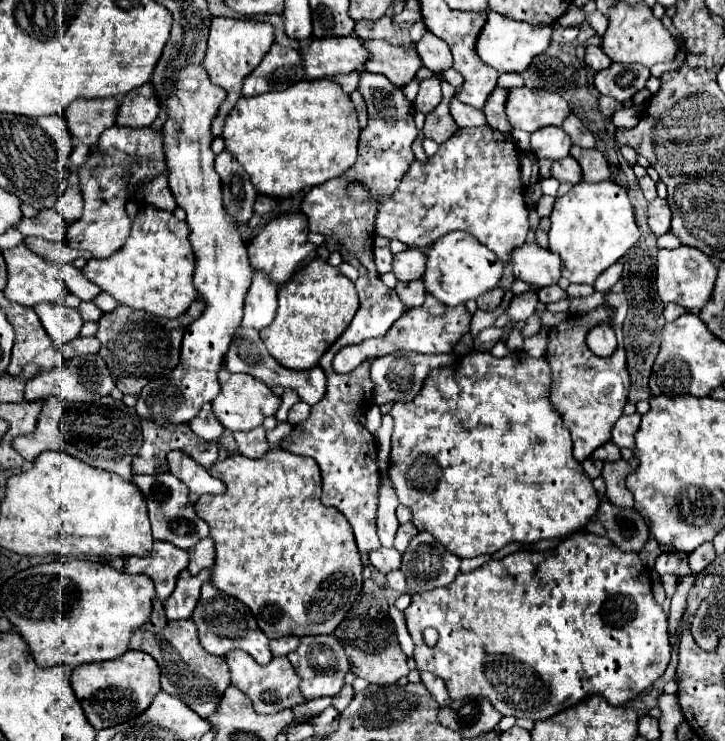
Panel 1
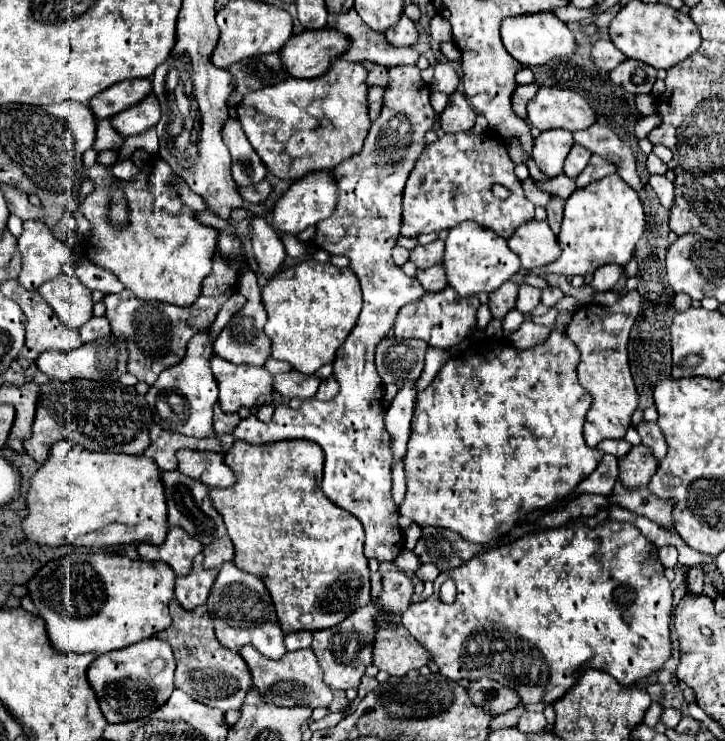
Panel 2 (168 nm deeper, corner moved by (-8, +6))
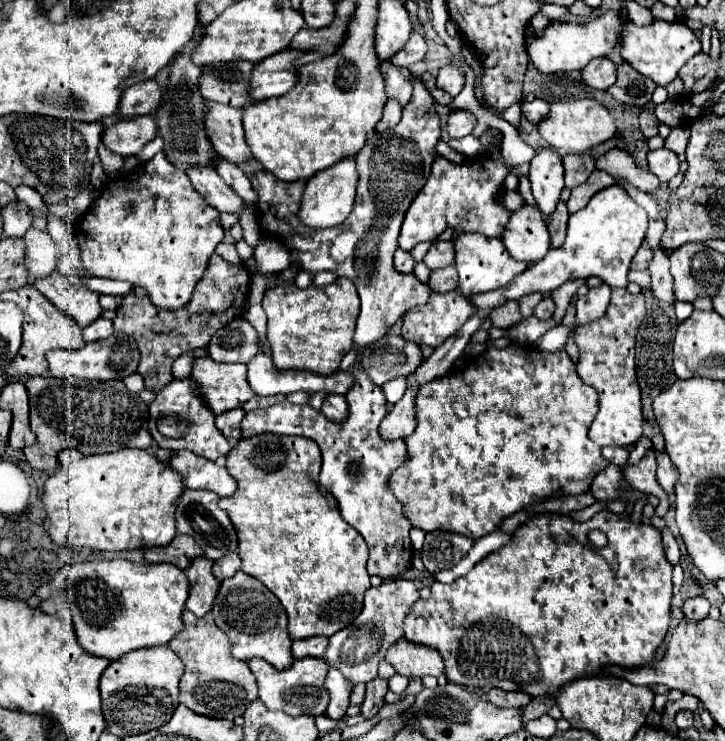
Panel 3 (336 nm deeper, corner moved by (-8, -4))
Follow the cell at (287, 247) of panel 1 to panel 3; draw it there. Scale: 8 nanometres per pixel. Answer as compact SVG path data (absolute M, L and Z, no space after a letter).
M346 158L344 162L338 162L336 166L314 174L314 178L306 180L306 190L302 194L302 202L298 208L298 220L302 220L310 228L330 228L342 224L352 210L356 196L356 182L358 172L354 166L354 158Z

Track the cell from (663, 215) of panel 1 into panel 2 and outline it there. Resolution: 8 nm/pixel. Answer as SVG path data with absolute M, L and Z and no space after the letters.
M654 174L654 176L652 176L652 188L654 188L654 192L658 194L662 206L670 210L672 200L674 200L674 184L672 184L666 176L662 176L662 174Z

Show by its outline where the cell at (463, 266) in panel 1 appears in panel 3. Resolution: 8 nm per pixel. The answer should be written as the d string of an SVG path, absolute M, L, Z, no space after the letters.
M462 232L454 238L454 250L456 250L456 270L458 270L458 292L464 296L472 294L482 294L490 290L498 290L508 286L518 274L522 274L528 264L518 262L510 258L508 250L502 246L500 238L486 238L484 234L474 234L474 232Z

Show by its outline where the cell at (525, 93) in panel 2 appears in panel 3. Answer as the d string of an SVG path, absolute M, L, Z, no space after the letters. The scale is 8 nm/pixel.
M532 100L532 102L524 102L522 104L522 116L530 122L540 122L544 116L548 114L548 102L546 100Z

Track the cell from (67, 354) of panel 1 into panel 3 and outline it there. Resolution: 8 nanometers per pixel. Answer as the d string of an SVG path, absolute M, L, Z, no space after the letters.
M98 318L94 324L90 324L88 328L82 330L84 332L84 340L86 342L96 342L96 340L104 340L112 334L112 322Z

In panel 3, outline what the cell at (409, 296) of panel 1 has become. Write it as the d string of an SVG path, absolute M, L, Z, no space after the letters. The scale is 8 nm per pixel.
M446 266L446 268L440 268L440 270L432 270L430 272L428 286L436 294L444 294L444 292L456 290L456 286L458 286L458 272L454 270L454 266Z

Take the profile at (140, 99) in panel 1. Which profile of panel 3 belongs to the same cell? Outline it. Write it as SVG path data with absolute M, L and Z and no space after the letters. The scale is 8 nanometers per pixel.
M138 116L138 118L110 118L104 122L102 142L114 154L132 156L140 152L150 140L156 138L156 124L152 116Z

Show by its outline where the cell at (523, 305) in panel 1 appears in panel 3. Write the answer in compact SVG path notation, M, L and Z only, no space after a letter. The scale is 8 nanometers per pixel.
M528 294L528 296L520 298L518 302L520 302L520 312L522 312L522 318L532 316L532 312L534 312L534 308L536 308L536 304L538 304L540 300L542 300L542 294Z

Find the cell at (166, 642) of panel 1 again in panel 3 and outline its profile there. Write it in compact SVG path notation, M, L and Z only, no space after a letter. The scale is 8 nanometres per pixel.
M184 610L182 622L184 630L176 634L168 644L186 666L184 676L180 680L180 702L202 716L226 720L242 716L246 706L258 698L256 678L248 670L248 664L244 660L236 660L230 654L230 640L214 624L210 612L204 618L196 618L194 614L190 614L190 610Z

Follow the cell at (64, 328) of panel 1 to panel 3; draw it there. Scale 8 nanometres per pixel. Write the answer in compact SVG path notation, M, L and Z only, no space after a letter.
M56 270L48 278L36 280L34 286L56 308L60 308L64 314L72 316L80 328L90 326L90 322L94 322L102 312L102 308L98 304L100 294L86 290L78 276L66 278Z

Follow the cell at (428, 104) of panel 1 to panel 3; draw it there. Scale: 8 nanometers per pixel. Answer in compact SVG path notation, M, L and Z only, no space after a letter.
M444 66L436 76L436 86L450 96L458 96L464 86L464 74L456 66Z

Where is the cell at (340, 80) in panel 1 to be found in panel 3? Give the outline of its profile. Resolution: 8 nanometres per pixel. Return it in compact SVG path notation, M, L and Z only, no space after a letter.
M380 62L380 72L386 82L386 96L398 100L402 106L410 100L412 84L410 84L410 72L400 66L392 66L390 62Z

